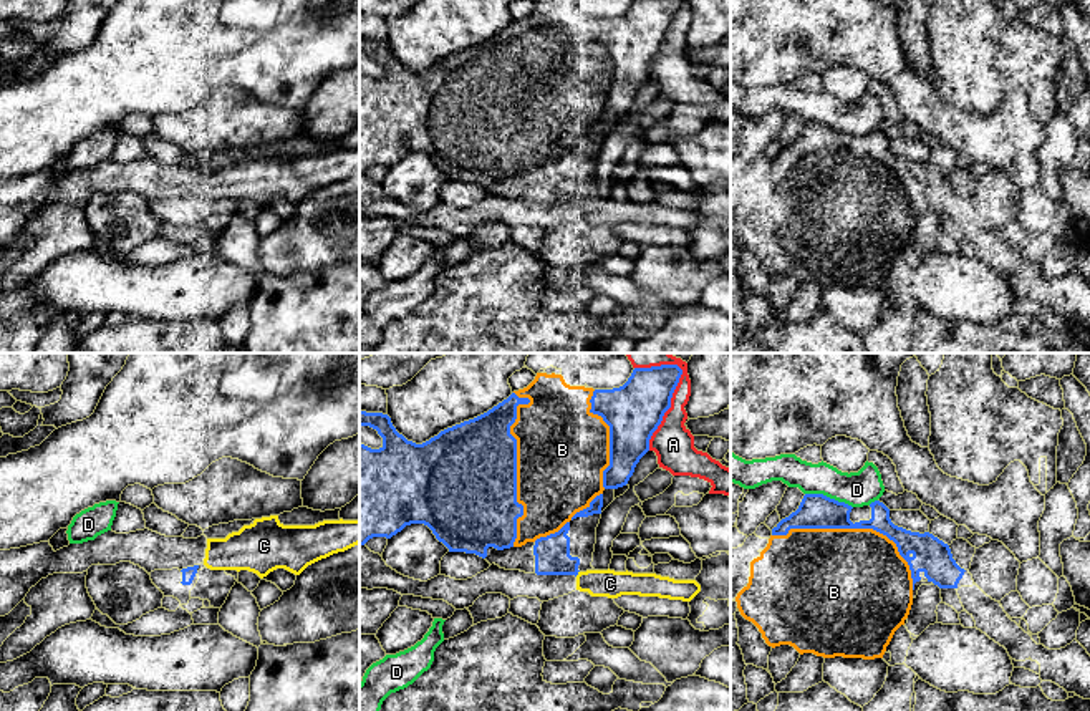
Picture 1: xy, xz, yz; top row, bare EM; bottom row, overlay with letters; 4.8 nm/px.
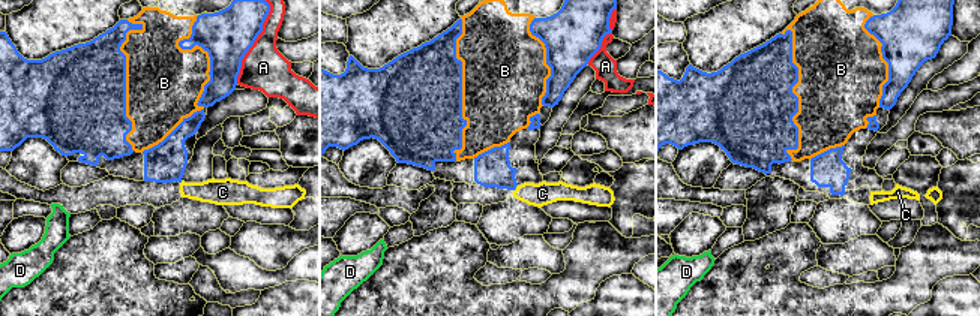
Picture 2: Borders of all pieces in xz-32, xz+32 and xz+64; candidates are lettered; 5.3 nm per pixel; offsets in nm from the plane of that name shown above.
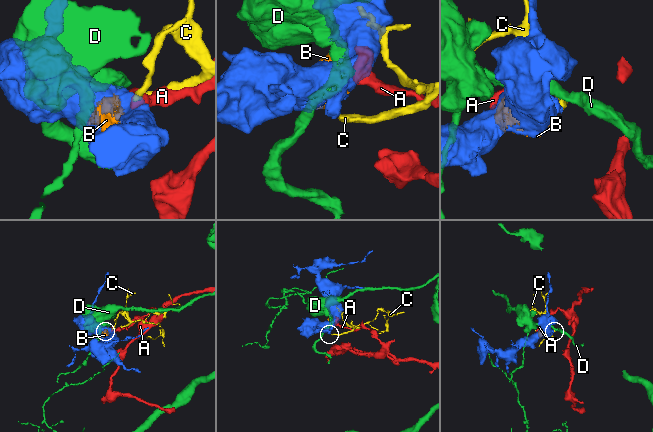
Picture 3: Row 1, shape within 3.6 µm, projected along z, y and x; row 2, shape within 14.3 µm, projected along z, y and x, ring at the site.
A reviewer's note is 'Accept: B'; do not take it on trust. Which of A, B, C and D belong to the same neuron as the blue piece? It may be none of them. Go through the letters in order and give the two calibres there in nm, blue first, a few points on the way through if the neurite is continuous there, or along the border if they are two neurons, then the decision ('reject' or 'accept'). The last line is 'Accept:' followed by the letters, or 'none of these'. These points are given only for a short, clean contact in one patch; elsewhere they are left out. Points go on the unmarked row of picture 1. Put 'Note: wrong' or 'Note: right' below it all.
A: 280/190 nm | reject
B: 500/440 nm | accept
C: 180/130 nm | reject
D: 170/170 nm | reject
Accept: B
Note: right

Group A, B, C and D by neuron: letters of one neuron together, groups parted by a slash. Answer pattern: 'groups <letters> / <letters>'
groups A / B / C / D

